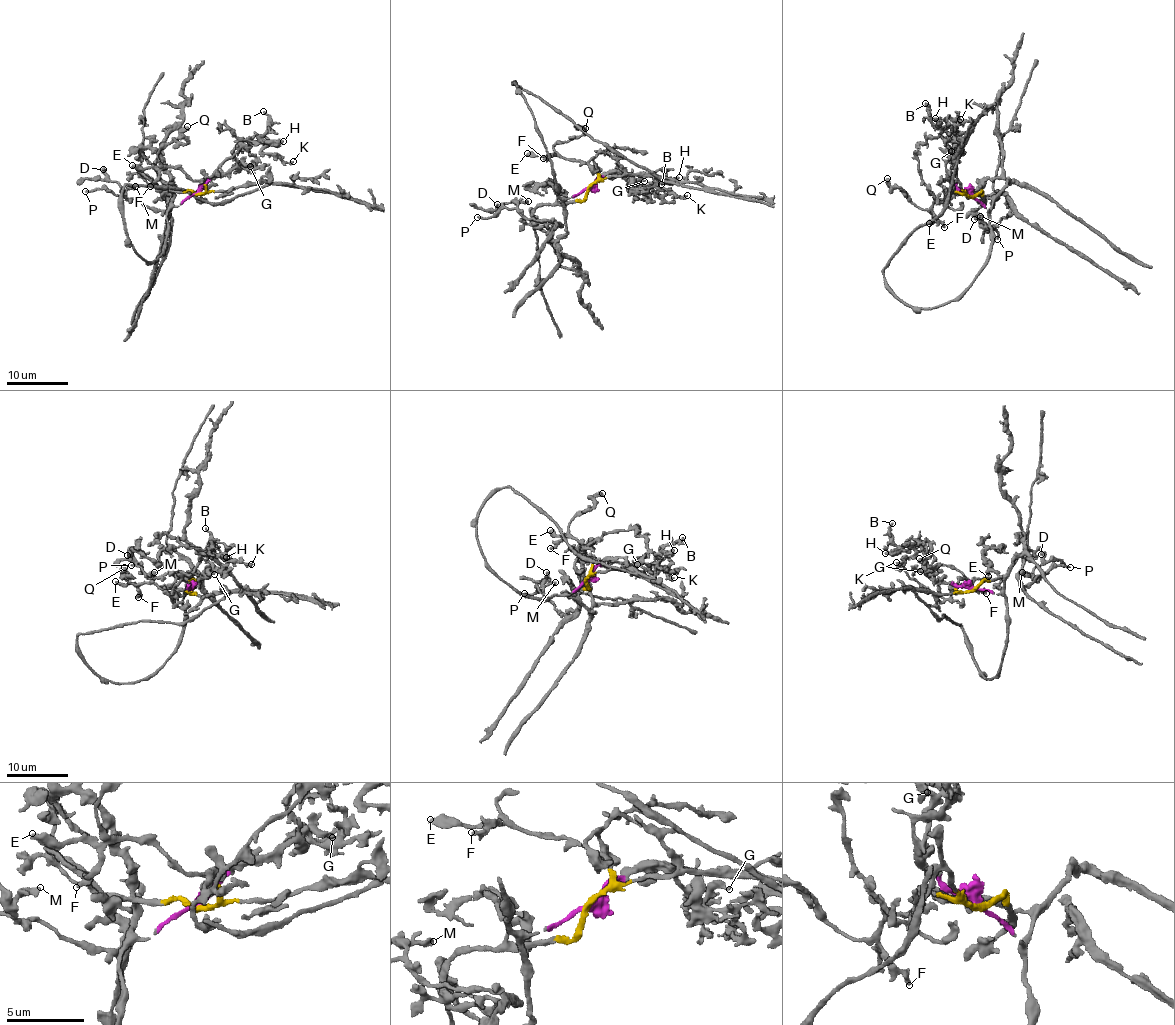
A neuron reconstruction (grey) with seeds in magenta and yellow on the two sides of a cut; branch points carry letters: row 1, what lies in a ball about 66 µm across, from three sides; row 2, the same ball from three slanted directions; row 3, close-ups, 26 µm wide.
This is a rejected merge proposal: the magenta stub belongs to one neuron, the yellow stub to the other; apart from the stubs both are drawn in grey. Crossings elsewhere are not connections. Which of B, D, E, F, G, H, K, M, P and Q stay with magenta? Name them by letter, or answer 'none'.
B, G, H, K

